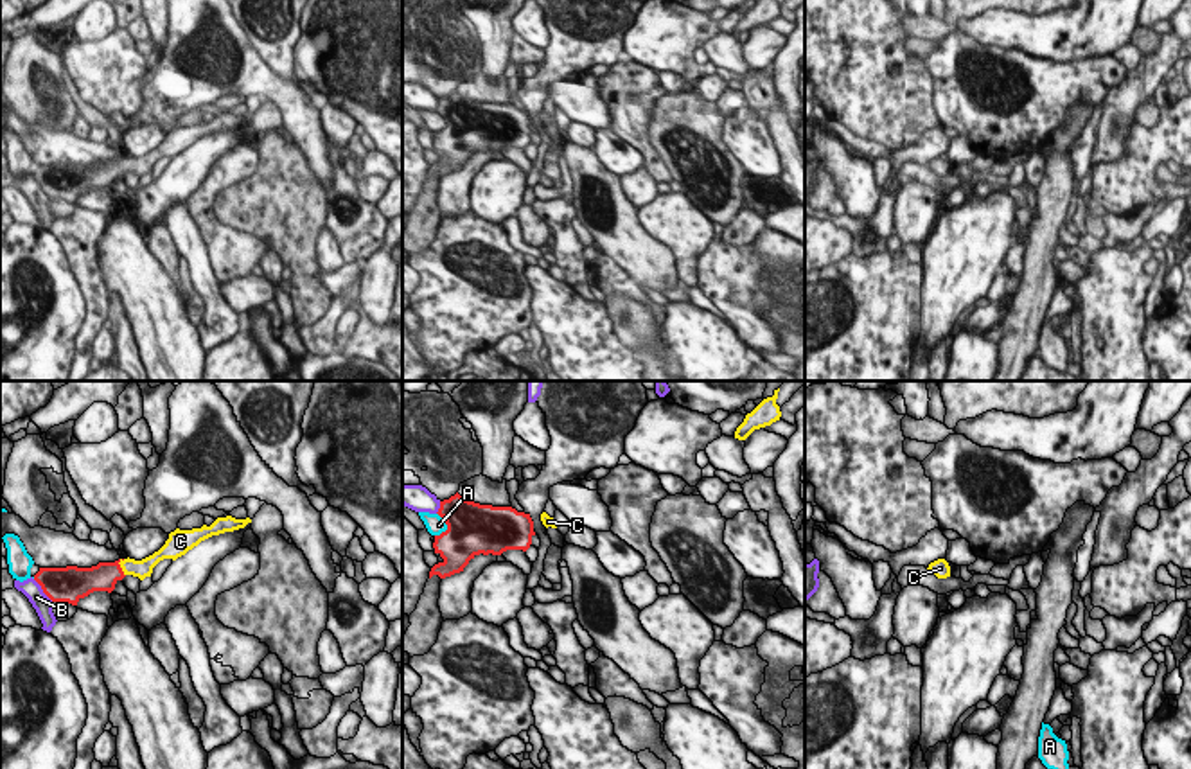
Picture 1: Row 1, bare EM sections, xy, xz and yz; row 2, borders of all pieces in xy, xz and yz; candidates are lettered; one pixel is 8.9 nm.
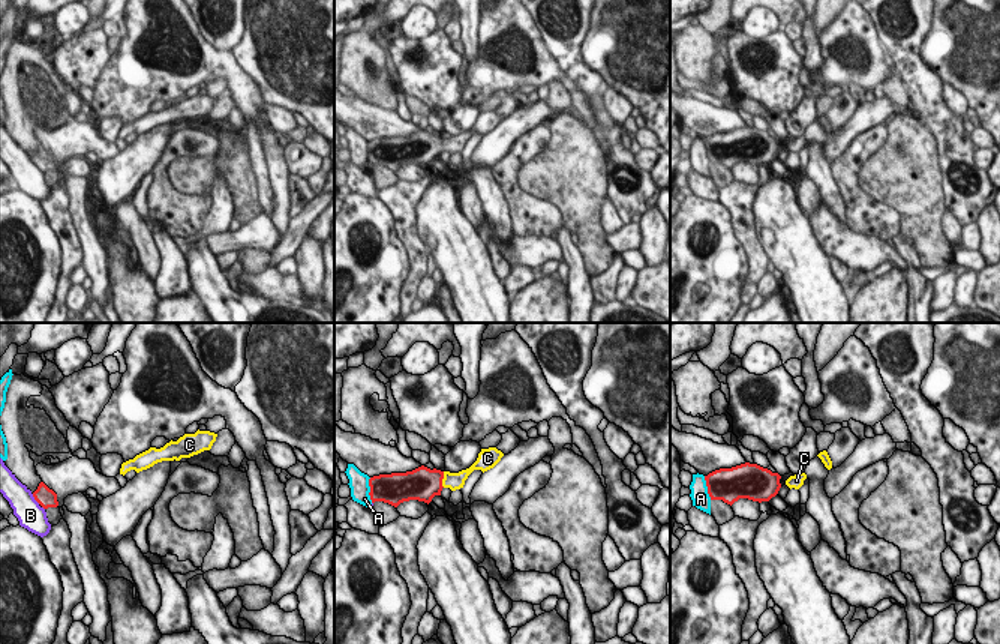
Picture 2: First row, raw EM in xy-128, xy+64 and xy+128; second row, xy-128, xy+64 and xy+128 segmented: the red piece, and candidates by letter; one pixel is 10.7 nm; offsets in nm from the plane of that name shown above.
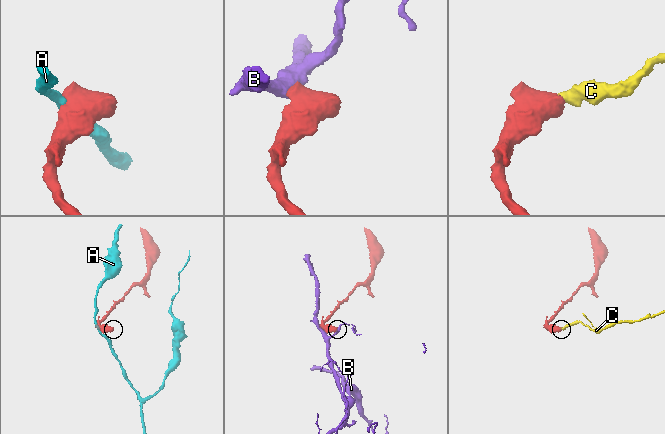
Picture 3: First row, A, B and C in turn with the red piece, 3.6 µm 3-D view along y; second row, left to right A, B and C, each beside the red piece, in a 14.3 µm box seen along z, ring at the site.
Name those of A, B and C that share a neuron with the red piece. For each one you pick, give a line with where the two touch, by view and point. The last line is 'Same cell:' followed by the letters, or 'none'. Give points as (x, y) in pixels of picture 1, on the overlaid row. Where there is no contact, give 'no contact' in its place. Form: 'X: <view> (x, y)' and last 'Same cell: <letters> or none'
C: xy (121, 568)
Same cell: C

